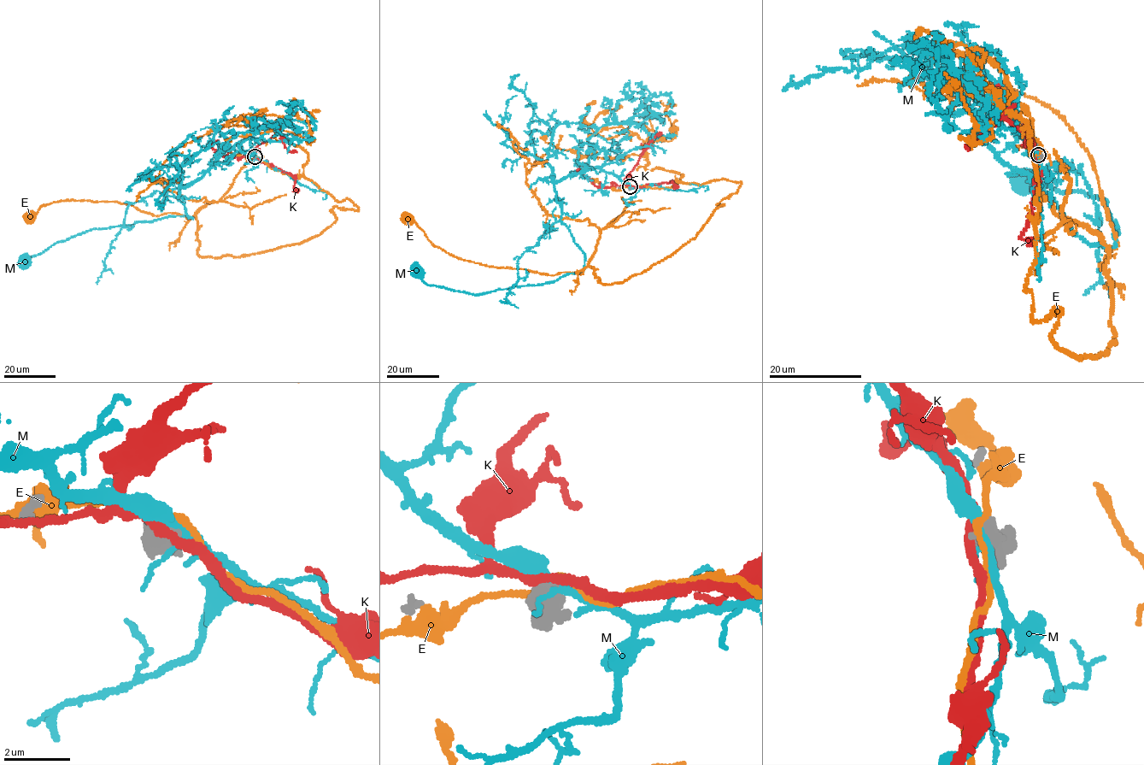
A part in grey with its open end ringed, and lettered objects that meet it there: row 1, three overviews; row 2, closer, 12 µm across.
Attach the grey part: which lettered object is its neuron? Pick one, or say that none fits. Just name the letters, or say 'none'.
E

